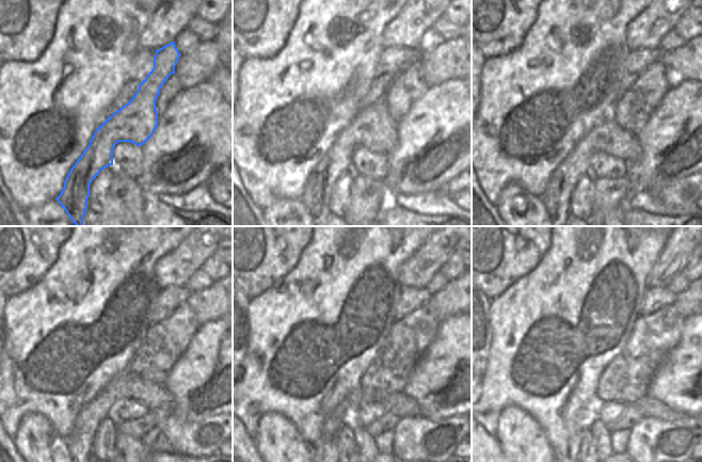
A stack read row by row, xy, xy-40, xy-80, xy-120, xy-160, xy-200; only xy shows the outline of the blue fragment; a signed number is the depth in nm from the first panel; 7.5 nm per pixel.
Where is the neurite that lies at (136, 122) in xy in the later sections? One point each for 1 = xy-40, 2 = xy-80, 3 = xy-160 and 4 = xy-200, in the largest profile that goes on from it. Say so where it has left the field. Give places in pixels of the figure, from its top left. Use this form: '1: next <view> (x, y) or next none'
1: next xy-40 (373, 128)
2: next xy-80 (609, 138)
3: next xy-160 (397, 402)
4: next xy-200 (649, 407)

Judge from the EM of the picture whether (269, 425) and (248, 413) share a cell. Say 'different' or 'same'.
different

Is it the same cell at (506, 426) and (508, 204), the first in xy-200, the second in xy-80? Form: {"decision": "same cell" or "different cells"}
{"decision": "same cell"}

